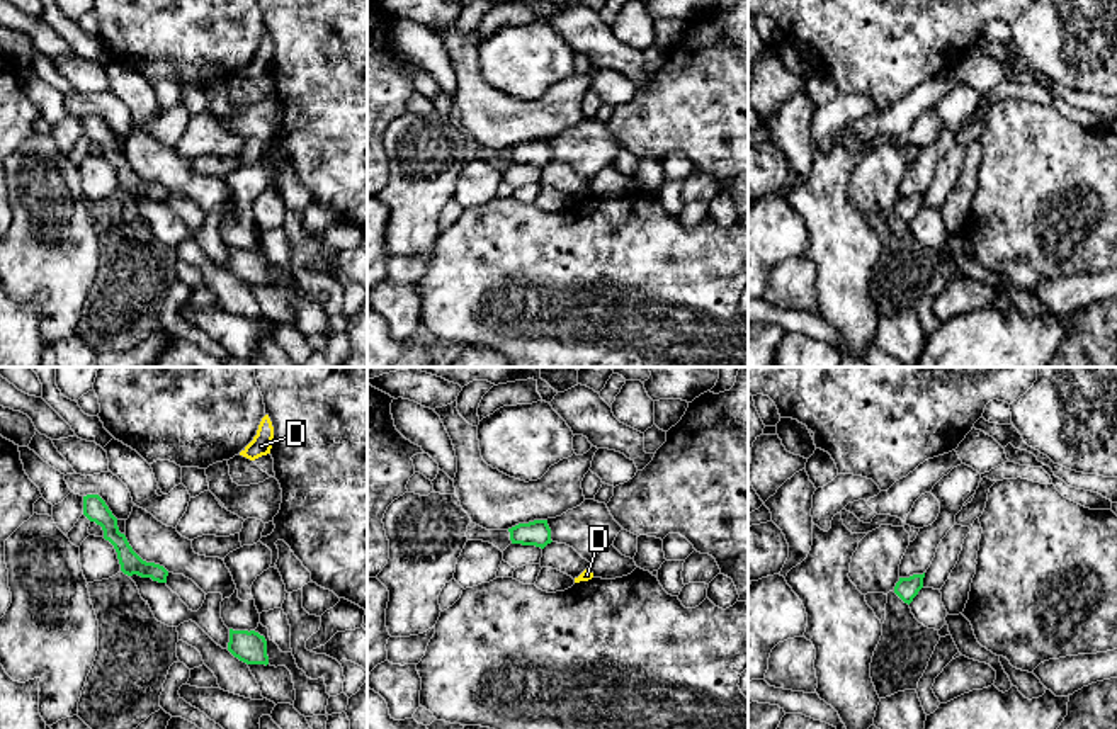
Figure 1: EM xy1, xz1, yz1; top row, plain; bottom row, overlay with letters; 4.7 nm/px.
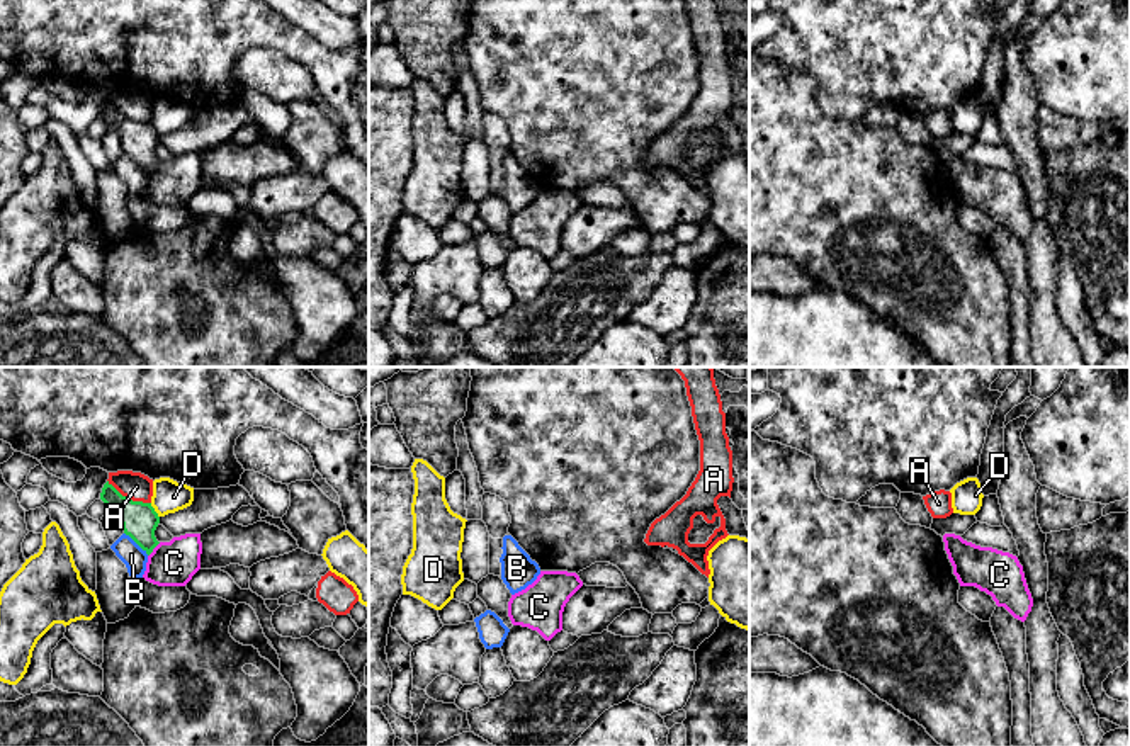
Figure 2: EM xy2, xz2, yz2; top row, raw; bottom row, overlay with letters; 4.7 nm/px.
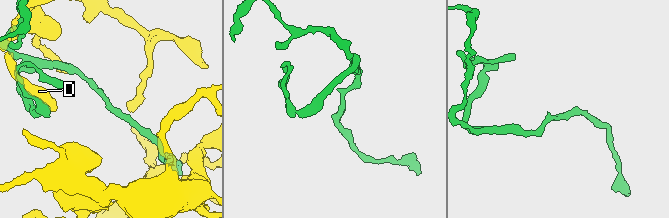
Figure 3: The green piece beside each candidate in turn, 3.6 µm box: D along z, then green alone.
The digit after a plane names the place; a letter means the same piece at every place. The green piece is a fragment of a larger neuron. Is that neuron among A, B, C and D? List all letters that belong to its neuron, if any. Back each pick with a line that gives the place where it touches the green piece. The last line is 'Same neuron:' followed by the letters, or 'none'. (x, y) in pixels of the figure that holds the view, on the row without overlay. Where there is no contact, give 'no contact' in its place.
C: xy2 (153, 167)
Same neuron: C

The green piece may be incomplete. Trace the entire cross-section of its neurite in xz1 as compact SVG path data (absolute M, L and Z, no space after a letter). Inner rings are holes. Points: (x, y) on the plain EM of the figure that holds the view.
M534 139L529 143L519 143L508 148L508 151L510 151L512 163L536 165L544 168L547 163L553 161L547 139Z

